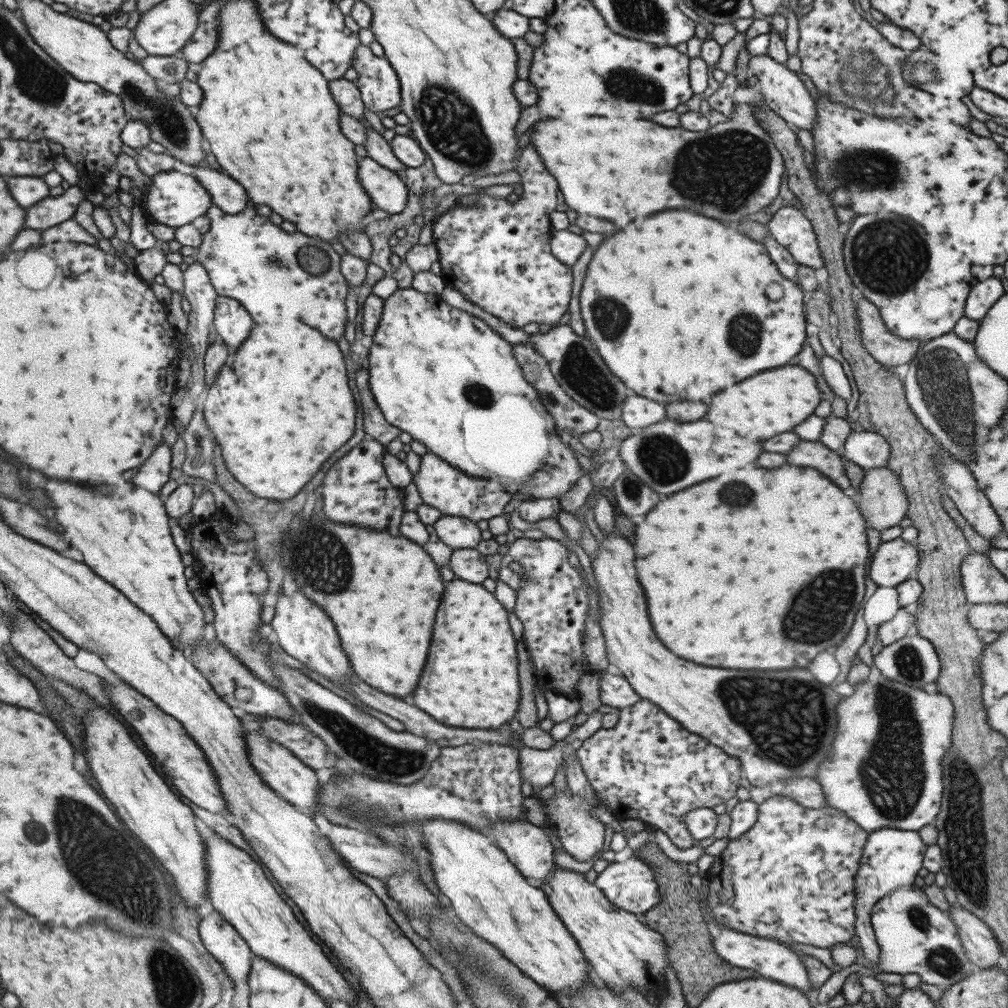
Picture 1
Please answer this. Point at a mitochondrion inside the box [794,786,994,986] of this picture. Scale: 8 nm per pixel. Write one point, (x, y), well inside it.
(944, 960)

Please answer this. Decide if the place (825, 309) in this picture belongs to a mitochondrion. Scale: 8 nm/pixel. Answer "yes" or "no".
no

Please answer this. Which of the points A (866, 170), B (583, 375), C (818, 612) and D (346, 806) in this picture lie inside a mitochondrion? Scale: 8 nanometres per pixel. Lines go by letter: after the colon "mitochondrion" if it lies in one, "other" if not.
A: mitochondrion
B: mitochondrion
C: mitochondrion
D: mitochondrion

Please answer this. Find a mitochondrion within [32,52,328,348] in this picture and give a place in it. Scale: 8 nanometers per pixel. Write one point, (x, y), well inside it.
(170, 123)

